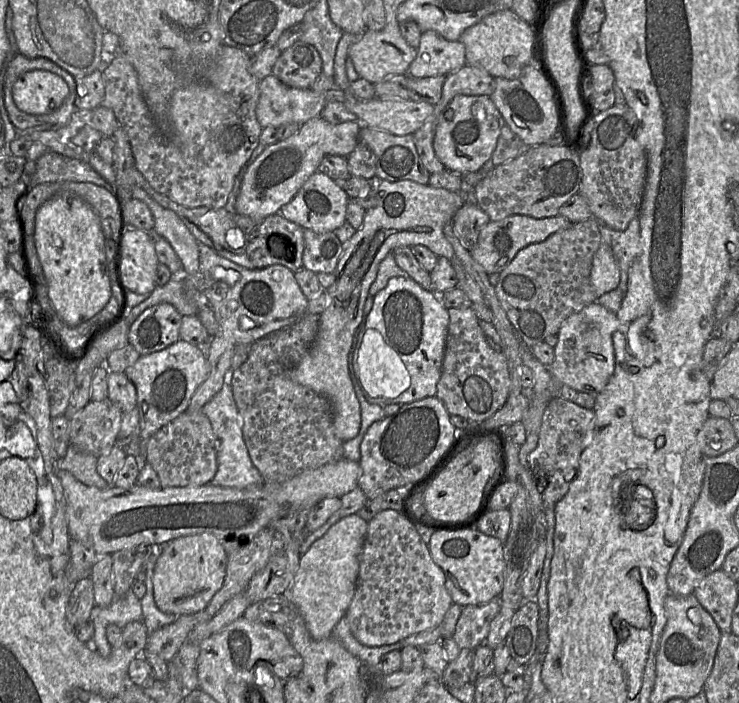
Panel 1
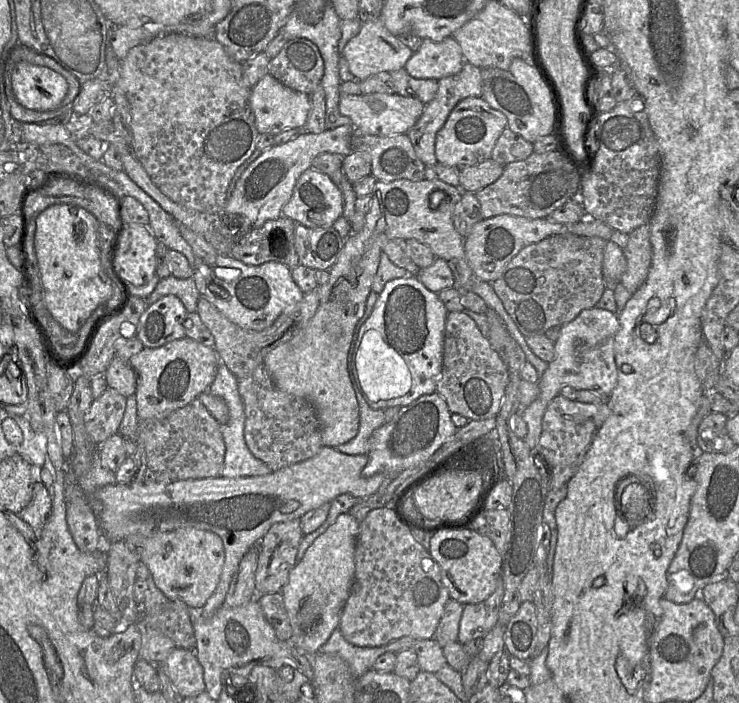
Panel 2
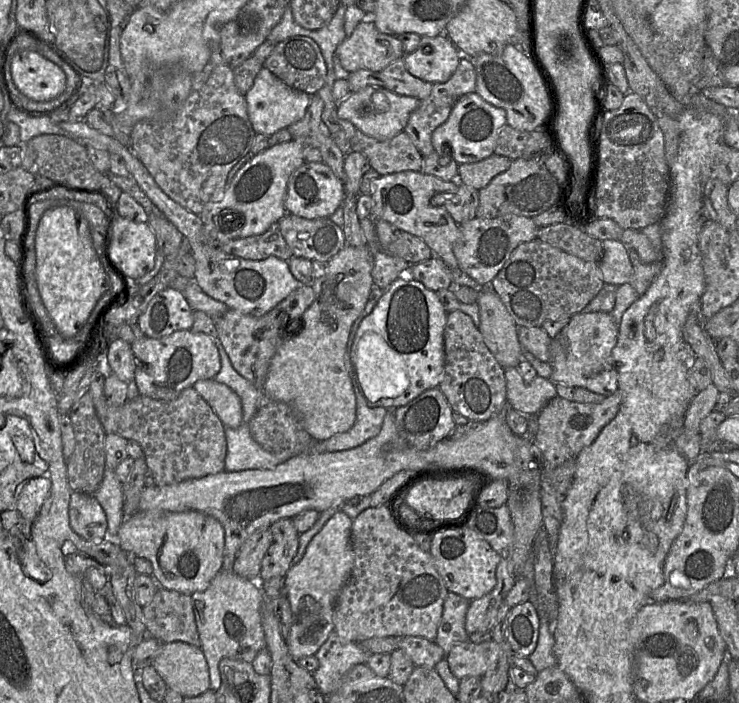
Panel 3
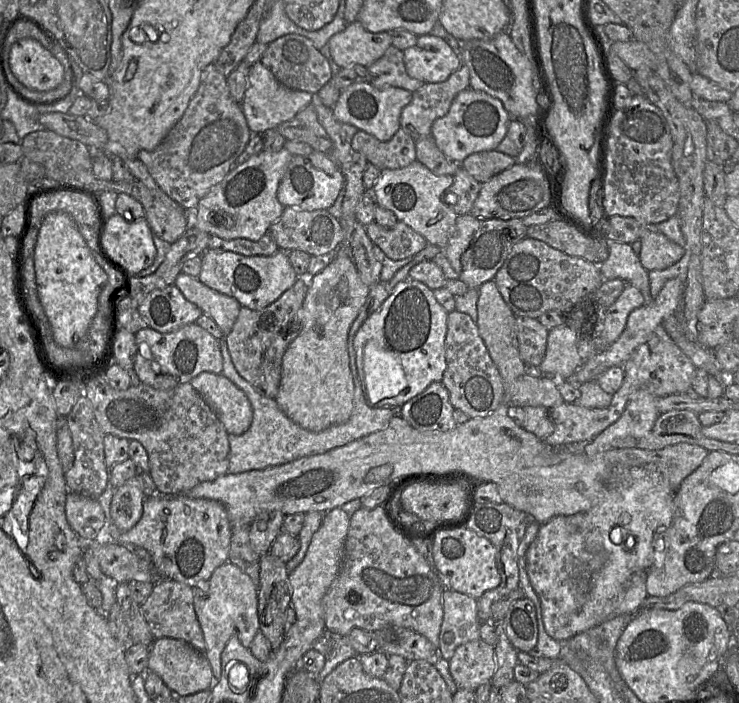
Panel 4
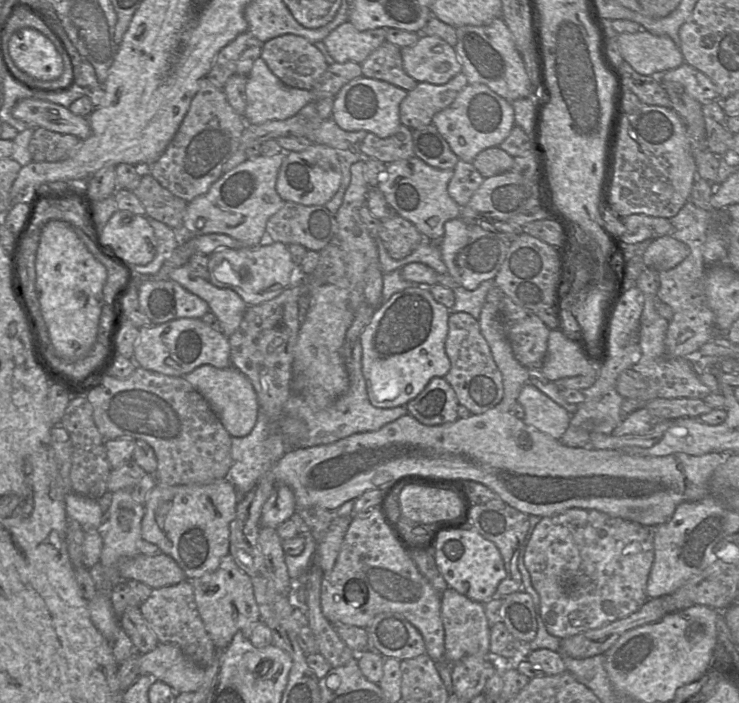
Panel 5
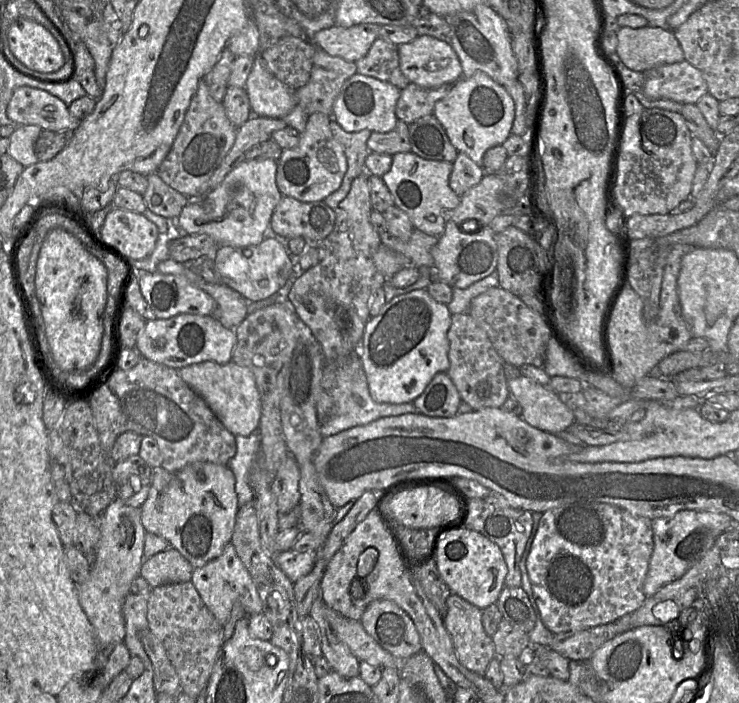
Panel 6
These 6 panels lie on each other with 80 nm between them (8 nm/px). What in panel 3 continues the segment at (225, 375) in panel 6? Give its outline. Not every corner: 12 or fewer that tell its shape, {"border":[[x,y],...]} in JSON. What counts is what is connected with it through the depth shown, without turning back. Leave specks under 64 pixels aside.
{"border":[[213,378],[193,388],[224,427],[239,427],[242,403],[230,387]]}

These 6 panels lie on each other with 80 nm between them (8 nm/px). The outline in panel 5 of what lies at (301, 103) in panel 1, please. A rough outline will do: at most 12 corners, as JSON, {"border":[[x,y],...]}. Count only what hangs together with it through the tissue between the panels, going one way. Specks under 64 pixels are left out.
{"border":[[261,57],[246,83],[247,124],[289,119],[311,91],[285,85]]}

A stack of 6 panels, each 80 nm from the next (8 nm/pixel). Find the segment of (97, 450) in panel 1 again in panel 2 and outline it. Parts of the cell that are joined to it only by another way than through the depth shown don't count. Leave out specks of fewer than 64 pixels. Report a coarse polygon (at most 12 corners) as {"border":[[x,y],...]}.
{"border":[[110,387],[94,399],[84,425],[102,445],[118,433],[126,397]]}

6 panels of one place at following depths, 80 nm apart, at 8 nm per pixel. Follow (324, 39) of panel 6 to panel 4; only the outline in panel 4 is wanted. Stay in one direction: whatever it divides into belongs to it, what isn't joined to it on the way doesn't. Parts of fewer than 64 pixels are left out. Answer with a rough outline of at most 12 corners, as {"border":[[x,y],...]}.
{"border":[[359,21],[328,41],[341,68],[367,68],[391,45],[389,32],[371,33]]}

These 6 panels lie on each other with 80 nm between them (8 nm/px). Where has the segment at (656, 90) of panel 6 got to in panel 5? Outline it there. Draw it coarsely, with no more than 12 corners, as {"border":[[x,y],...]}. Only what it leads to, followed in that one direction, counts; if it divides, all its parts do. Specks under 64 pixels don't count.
{"border":[[683,63],[657,76],[701,104],[720,100],[716,85]]}

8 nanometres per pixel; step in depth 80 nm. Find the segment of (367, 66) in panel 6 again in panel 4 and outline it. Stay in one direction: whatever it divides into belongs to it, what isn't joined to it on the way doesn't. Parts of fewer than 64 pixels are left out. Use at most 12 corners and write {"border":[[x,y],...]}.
{"border":[[391,45],[367,67],[375,87],[415,92],[423,82],[408,75],[403,51]]}

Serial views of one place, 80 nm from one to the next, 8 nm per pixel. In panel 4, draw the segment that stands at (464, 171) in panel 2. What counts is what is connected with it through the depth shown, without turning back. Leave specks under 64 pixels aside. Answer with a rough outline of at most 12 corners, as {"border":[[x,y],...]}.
{"border":[[495,150],[468,156],[461,164],[483,184],[512,167],[515,158]]}

